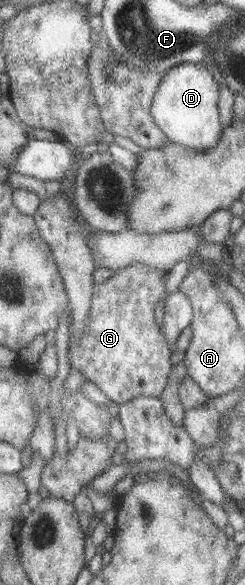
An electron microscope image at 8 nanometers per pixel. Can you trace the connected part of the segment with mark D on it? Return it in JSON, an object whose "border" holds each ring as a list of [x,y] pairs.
{"border":[[[202,63],[178,64],[162,75],[162,79],[159,81],[156,91],[153,93],[149,116],[151,116],[153,124],[163,132],[168,142],[185,146],[185,148],[191,148],[195,152],[203,152],[203,150],[211,148],[219,140],[222,131],[216,108],[219,89],[220,86],[213,80],[212,71],[208,65]]]}

